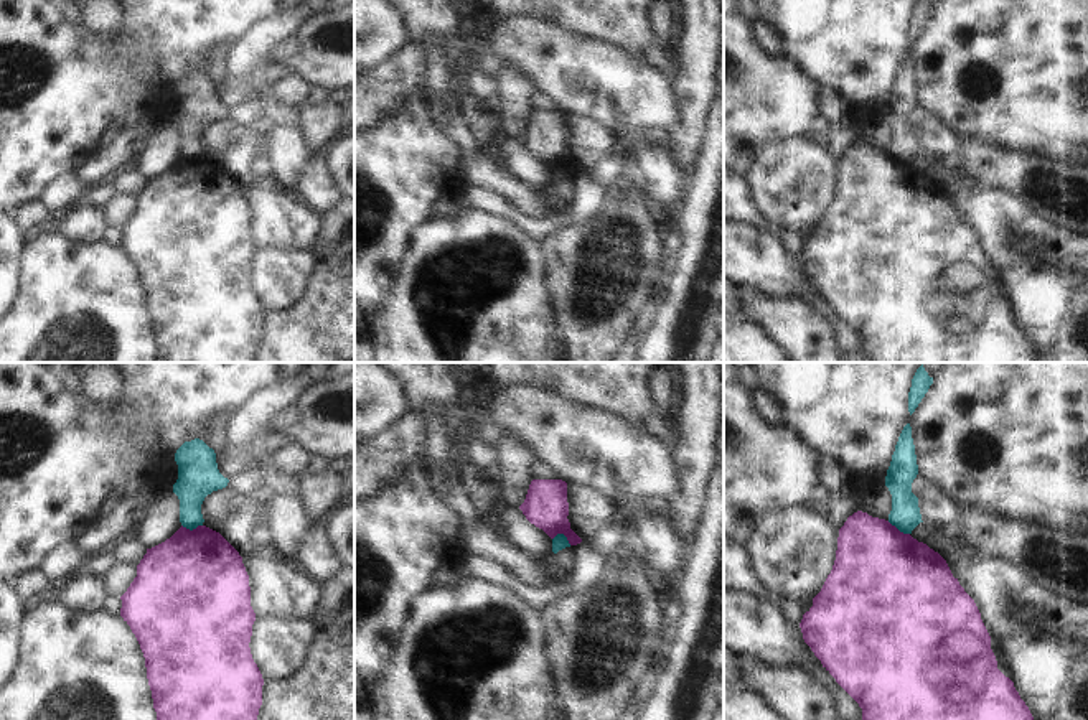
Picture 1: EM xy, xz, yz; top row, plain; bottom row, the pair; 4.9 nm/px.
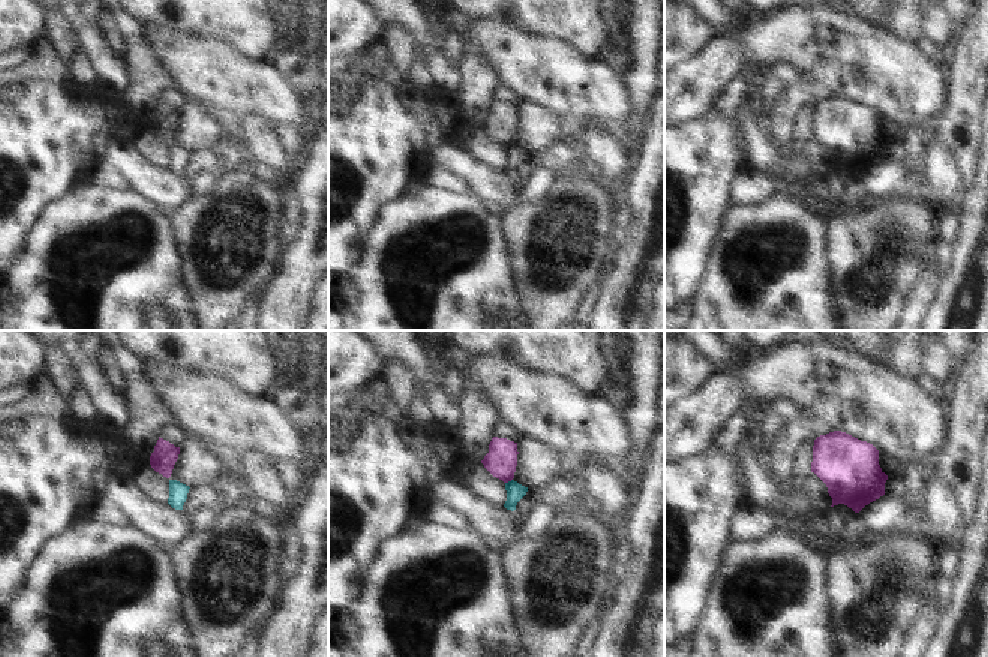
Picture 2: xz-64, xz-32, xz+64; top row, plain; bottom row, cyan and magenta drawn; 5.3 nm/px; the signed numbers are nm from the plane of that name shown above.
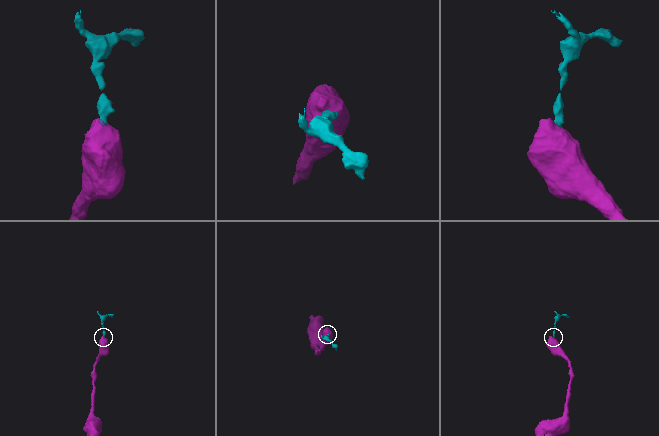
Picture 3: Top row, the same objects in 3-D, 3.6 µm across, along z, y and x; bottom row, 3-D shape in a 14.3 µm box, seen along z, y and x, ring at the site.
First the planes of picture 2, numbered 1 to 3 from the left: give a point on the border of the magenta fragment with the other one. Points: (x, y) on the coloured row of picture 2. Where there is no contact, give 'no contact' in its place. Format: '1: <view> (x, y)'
1: no contact
2: xz-32 (508, 482)
3: no contact

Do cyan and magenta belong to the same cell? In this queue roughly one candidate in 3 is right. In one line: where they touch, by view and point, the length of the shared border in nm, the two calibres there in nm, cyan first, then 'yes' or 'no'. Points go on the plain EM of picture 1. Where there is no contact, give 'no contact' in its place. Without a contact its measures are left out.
xz (562, 165) | 100 nm | 70/220 nm | no

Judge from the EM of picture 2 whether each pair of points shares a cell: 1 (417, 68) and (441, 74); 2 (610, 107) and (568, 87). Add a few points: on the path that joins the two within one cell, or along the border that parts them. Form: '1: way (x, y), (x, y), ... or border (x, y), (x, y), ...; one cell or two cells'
1: border (417, 54), (425, 62), (434, 86); two cells
2: way (600, 96), (592, 89), (579, 87); one cell

